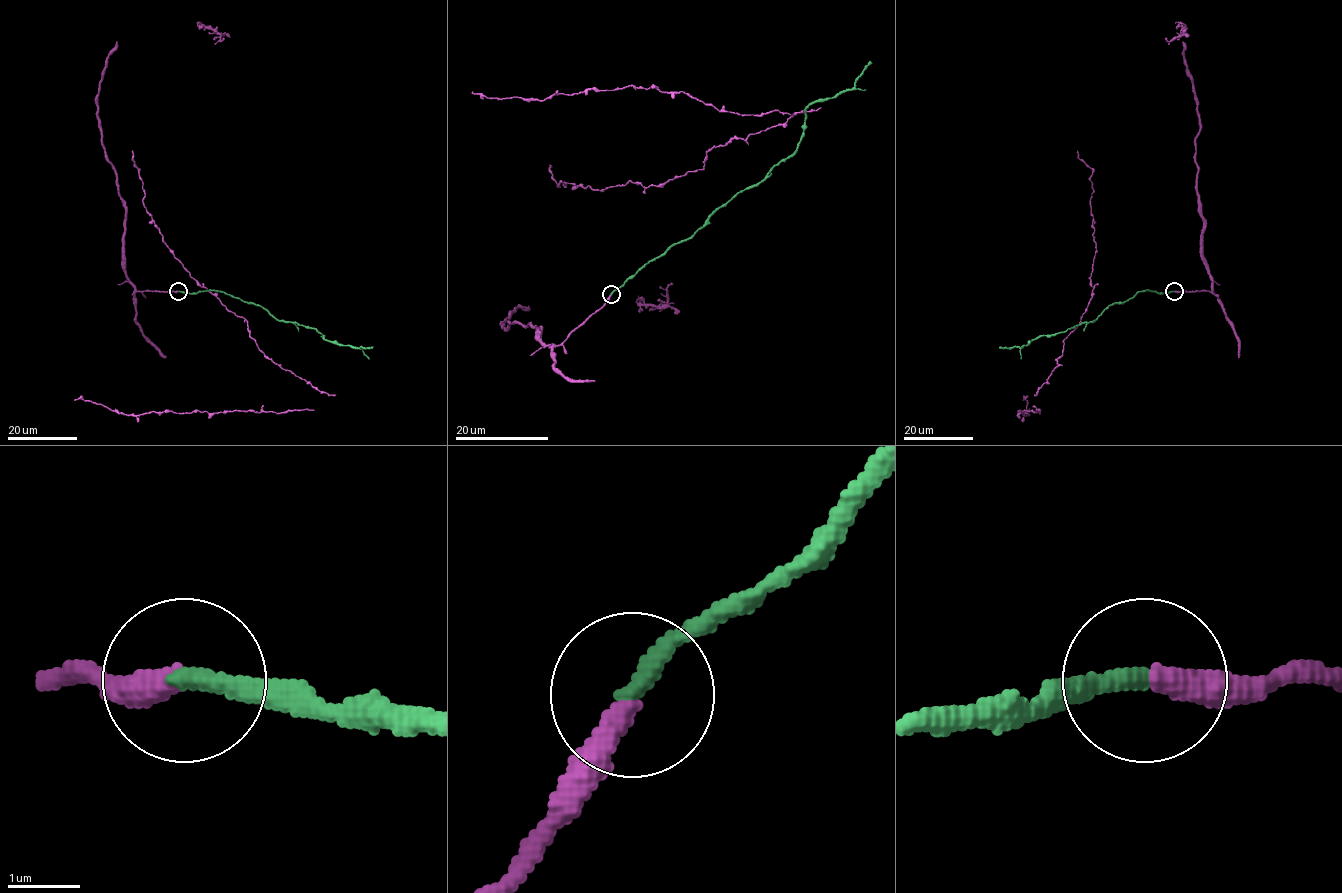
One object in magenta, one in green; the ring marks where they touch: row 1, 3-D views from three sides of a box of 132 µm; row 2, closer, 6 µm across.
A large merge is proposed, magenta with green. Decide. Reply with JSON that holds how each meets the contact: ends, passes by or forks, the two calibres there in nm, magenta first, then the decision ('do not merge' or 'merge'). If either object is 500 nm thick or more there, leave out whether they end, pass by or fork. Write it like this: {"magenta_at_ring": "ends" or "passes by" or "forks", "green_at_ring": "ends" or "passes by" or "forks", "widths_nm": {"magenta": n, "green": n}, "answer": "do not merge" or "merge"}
{"magenta_at_ring": "ends", "green_at_ring": "ends", "widths_nm": {"magenta": 360, "green": 280}, "answer": "merge"}

